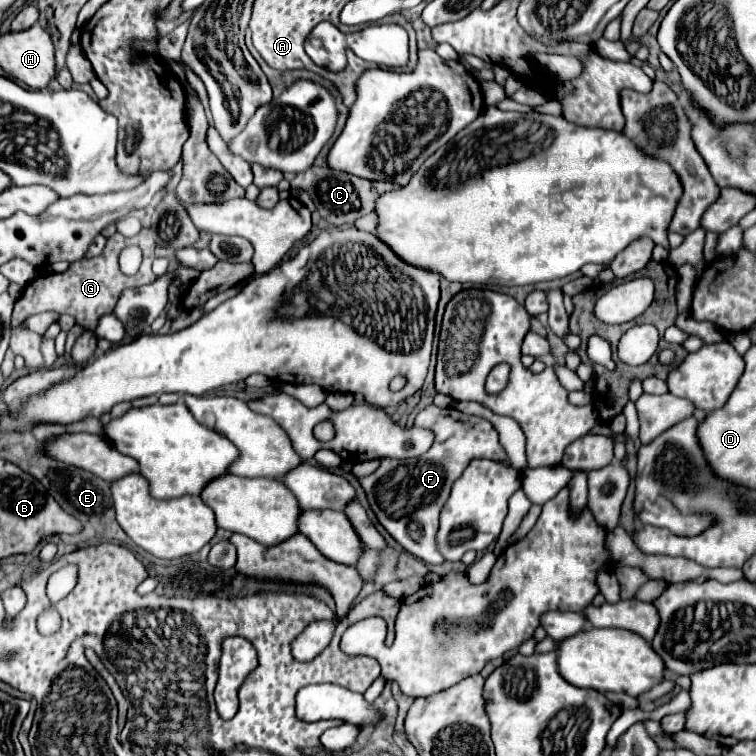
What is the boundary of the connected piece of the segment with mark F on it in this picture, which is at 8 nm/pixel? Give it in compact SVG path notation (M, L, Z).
M429 406L417 414L413 426L433 430L433 446L417 458L381 458L379 468L369 476L359 478L359 484L363 486L379 524L391 534L393 540L397 540L409 554L421 558L427 564L443 564L445 560L435 546L435 534L439 528L441 508L451 492L451 484L463 474L473 458L487 458L497 462L509 462L509 458L491 422L479 416L461 414L457 408Z

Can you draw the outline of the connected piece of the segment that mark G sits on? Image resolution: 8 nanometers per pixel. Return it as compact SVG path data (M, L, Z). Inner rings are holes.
M143 228L137 236L131 236L131 238L121 236L121 234L109 236L107 244L105 244L105 252L101 256L75 260L69 264L69 268L63 274L47 274L47 276L39 276L37 280L33 280L25 288L23 296L15 302L13 322L11 322L13 328L19 322L23 322L25 318L29 318L31 314L55 310L59 314L71 314L77 320L77 324L81 324L87 330L95 330L97 320L103 314L113 312L113 308L115 308L115 304L117 304L117 300L125 288L137 288L137 286L145 286L145 284L151 284L157 280L157 276L151 270L151 262L155 258L153 250L155 250L155 232L151 228ZM131 244L139 246L143 250L143 264L135 276L125 276L119 270L117 258L119 258L119 252Z

